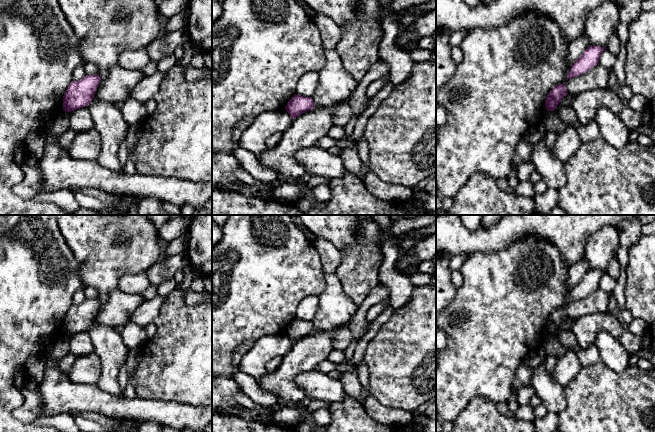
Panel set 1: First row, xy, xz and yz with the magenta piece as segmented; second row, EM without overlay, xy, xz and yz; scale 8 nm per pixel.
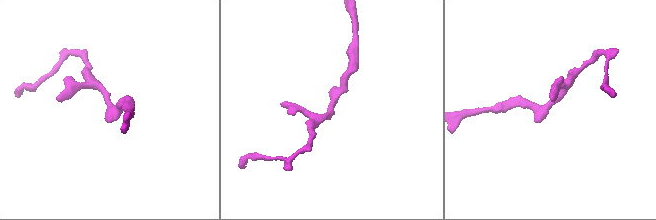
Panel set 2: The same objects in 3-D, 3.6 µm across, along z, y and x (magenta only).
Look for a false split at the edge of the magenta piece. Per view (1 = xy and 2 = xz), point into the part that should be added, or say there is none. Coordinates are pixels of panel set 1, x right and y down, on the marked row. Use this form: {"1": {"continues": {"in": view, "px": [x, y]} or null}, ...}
{"1": {"continues": null}, "2": {"continues": null}}

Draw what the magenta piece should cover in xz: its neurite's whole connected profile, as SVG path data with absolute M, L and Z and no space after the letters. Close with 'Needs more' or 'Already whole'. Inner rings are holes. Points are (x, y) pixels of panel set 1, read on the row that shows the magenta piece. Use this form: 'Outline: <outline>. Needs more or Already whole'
Outline: M294 95L285 106L286 111L290 114L292 119L301 114L312 110L315 107L311 97L303 97L301 95Z. Already whole

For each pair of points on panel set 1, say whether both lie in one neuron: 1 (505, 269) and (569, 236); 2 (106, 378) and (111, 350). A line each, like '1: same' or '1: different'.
1: different
2: same

